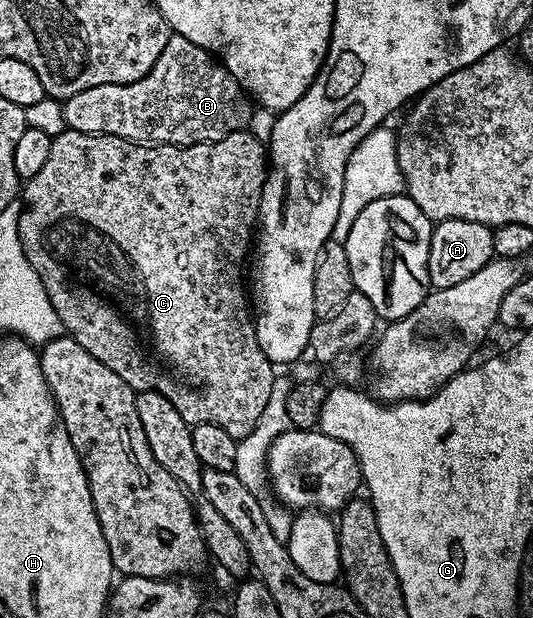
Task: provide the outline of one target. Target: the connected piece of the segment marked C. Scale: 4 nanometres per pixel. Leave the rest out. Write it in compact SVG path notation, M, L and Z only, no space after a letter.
M66 130L53 137L51 154L43 170L35 178L24 181L20 193L21 213L18 232L23 252L36 274L46 287L51 306L59 314L61 327L73 340L94 356L103 366L115 370L123 382L134 393L158 392L183 414L190 426L195 424L214 424L223 426L227 434L237 441L251 434L255 424L266 409L270 397L275 365L263 354L257 337L251 300L247 295L247 280L241 277L241 267L245 264L245 255L251 252L255 240L255 229L261 214L261 195L267 175L267 148L262 141L256 140L248 130L232 132L208 144L150 144L136 140L124 140L118 136L96 136L90 132Z

